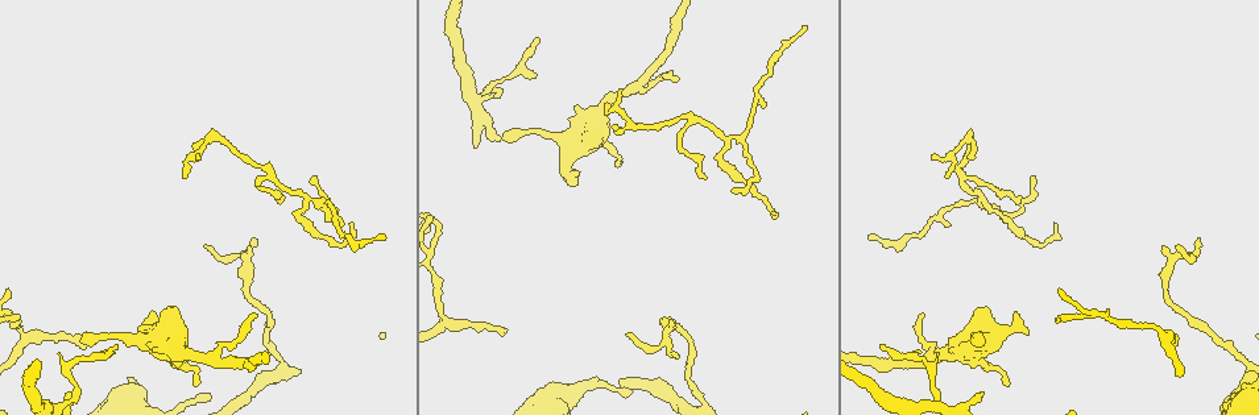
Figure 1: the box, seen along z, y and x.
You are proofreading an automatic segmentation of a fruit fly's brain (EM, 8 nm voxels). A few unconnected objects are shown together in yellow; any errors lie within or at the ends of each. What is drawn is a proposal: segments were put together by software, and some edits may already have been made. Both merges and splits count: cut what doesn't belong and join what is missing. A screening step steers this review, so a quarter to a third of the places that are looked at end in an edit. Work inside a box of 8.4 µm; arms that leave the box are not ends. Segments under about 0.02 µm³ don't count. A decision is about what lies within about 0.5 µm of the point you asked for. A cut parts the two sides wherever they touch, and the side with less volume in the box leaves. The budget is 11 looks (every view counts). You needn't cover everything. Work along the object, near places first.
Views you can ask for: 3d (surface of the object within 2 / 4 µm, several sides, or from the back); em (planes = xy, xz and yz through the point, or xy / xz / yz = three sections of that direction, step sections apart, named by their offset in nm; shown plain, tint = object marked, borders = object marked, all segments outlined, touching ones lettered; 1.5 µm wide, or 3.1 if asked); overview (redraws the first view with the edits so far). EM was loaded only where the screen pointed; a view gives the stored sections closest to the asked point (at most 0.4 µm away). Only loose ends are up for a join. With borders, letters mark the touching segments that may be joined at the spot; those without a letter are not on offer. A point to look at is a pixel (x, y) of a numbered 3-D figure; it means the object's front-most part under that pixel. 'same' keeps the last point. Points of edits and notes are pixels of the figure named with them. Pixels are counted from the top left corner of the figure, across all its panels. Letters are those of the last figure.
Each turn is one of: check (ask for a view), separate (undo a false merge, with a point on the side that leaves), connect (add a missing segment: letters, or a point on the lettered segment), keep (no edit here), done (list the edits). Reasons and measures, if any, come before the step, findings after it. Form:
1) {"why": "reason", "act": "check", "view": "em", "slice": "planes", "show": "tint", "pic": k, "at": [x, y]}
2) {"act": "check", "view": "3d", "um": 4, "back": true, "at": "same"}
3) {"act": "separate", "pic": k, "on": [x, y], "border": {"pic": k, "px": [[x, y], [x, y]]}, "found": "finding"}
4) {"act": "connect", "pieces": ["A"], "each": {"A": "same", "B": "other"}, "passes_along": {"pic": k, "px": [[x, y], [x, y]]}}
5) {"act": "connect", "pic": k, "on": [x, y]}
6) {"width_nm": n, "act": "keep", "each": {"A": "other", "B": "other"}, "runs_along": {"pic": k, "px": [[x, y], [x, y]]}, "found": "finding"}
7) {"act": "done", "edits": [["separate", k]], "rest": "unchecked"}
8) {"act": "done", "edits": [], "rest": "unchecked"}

{"why": "tapers out", "act": "check", "view": "3d", "um": 2, "back": true, "pic": 1, "at": [775, 212]}

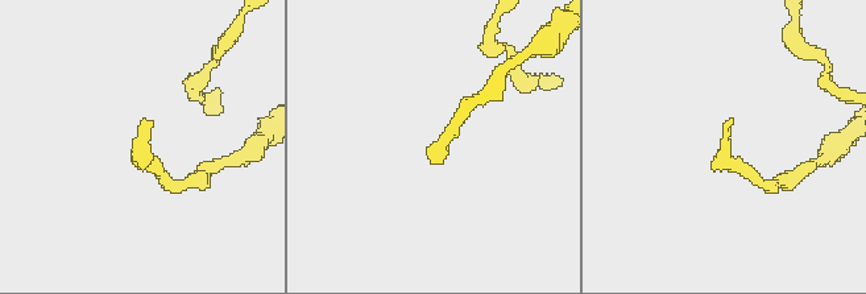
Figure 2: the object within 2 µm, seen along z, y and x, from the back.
{"why": "need the tissue", "act": "check", "view": "em", "slice": "planes", "show": "borders", "pic": 2, "at": [441, 142]}

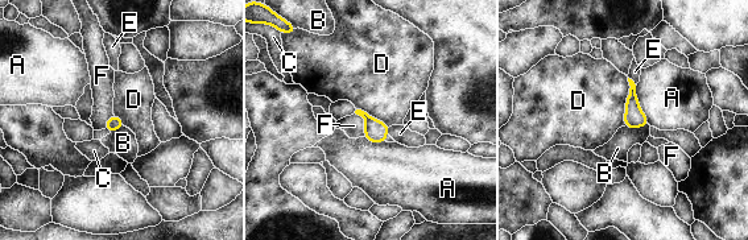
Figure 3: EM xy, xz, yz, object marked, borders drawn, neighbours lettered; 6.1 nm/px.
{"width_nm": 90, "longest_contact_nm": ["D", 300], "act": "keep", "each": {"A": "other", "B": "other", "C": "other", "D": "other", "E": "other", "F": "other"}, "found": "no lettered segment goes on from it"}

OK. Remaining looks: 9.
{"act": "check", "view": "3d", "um": 2, "pic": 1, "at": [979, 344]}

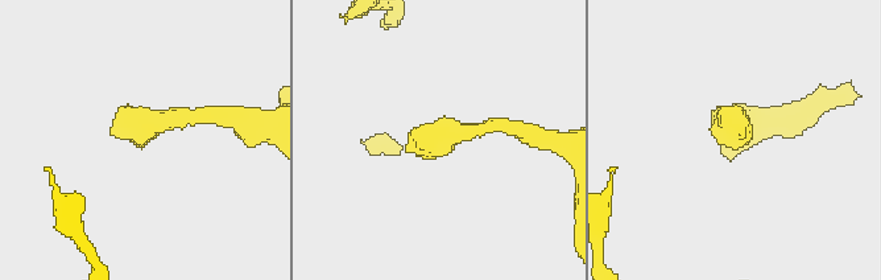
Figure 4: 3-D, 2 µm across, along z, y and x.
{"why": "shape alone is not enough", "act": "check", "view": "em", "slice": "xy", "step": 8, "show": "borders", "pic": 4, "at": [117, 138]}

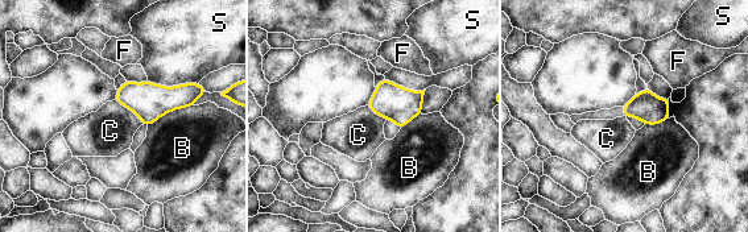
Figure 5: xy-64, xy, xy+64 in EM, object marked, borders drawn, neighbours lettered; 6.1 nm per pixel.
{"width_nm": 120, "act": "keep", "each": {"B": "other", "C": "other", "F": "other", "S": "other"}, "border": {"pic": 5, "px": [[115, 99], [129, 108], [143, 124]]}, "found": "no lettered segment goes on from it"}

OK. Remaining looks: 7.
{"why": "tapers out", "act": "check", "view": "3d", "um": 4, "back": true, "pic": 1, "at": [534, 39]}

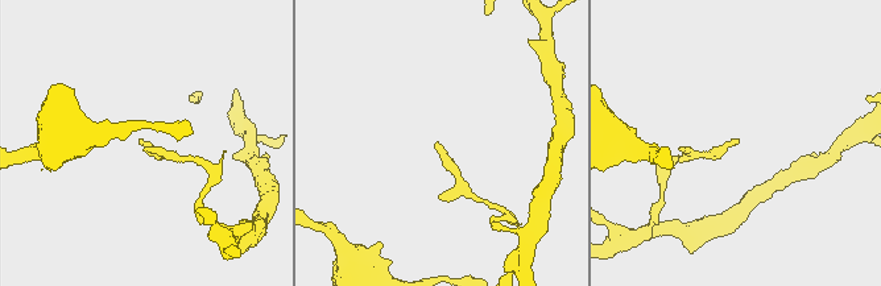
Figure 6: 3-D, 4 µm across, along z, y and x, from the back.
{"act": "check", "view": "em", "slice": "yz", "step": 8, "show": "tint", "pic": 6, "at": [144, 141]}

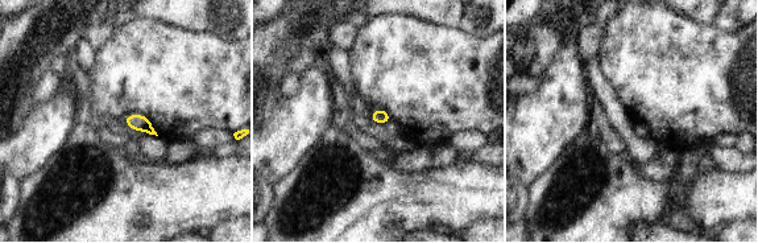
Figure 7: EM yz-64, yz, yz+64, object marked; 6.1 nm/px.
{"why": "cut it another way", "act": "check", "view": "em", "slice": "planes", "show": "borders", "at": "same"}

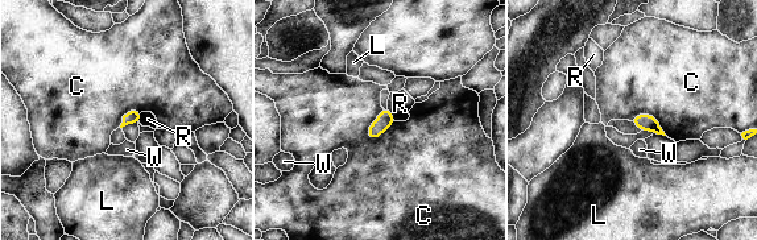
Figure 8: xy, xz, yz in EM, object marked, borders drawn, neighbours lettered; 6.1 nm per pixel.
{"width_nm": 90, "act": "keep", "each": {"C": "other", "L": "other", "R": "other", "W": "other"}, "border": {"pic": 8, "px": [[383, 108], [368, 128], [371, 140]]}, "found": "none of them fits"}

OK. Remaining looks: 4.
{"why": "a fork", "act": "check", "view": "em", "slice": "planes", "show": "borders", "pic": 1, "at": [974, 193]}

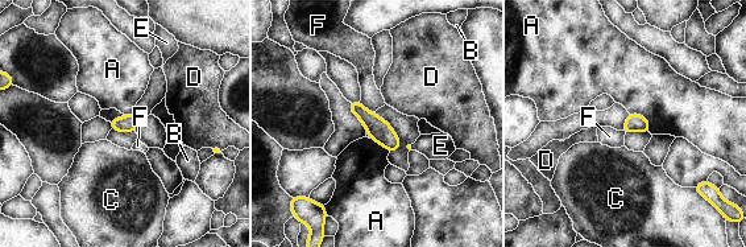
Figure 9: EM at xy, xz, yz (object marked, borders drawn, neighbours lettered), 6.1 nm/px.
{"longest_contact_nm": ["A", 190], "act": "keep", "each": {"A": "other", "B": "other", "C": "other", "D": "other", "E": "other", "F": "other"}, "runs_along": {"pic": 9, "px": [[353, 105], [392, 143], [397, 143]]}, "found": "continuous, no second neuron"}

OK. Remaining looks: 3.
{"act": "done", "edits": [], "rest": "unchecked"}

